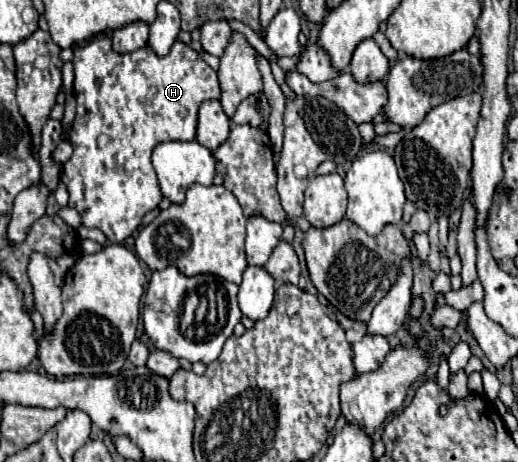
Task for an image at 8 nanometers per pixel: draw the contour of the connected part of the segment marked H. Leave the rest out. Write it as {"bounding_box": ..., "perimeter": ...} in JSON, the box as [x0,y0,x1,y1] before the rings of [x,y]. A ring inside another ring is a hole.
{"bounding_box":[62,33,220,243],"perimeter":[[[100,33],[96,35],[94,39],[88,41],[88,45],[82,45],[74,51],[74,95],[76,95],[76,117],[74,117],[74,123],[72,123],[72,129],[70,129],[70,143],[74,147],[74,153],[72,157],[64,163],[62,167],[62,181],[68,189],[68,195],[70,195],[70,201],[68,201],[68,207],[74,207],[80,217],[82,217],[82,225],[92,229],[102,229],[102,233],[106,235],[106,239],[110,243],[124,243],[126,237],[130,237],[142,223],[144,215],[150,213],[152,209],[158,207],[158,203],[162,201],[162,191],[160,191],[160,185],[158,185],[158,177],[156,173],[152,171],[152,163],[150,163],[150,155],[154,151],[154,147],[158,143],[164,143],[164,141],[192,141],[196,137],[196,127],[198,127],[198,109],[202,105],[202,101],[206,99],[218,99],[220,97],[220,83],[218,83],[218,75],[216,71],[212,71],[206,61],[202,59],[200,53],[196,53],[190,45],[182,43],[182,41],[174,41],[174,45],[170,47],[170,53],[164,55],[164,57],[158,57],[148,45],[138,49],[138,51],[132,51],[132,53],[116,53],[112,49],[112,41],[108,35]]]}

